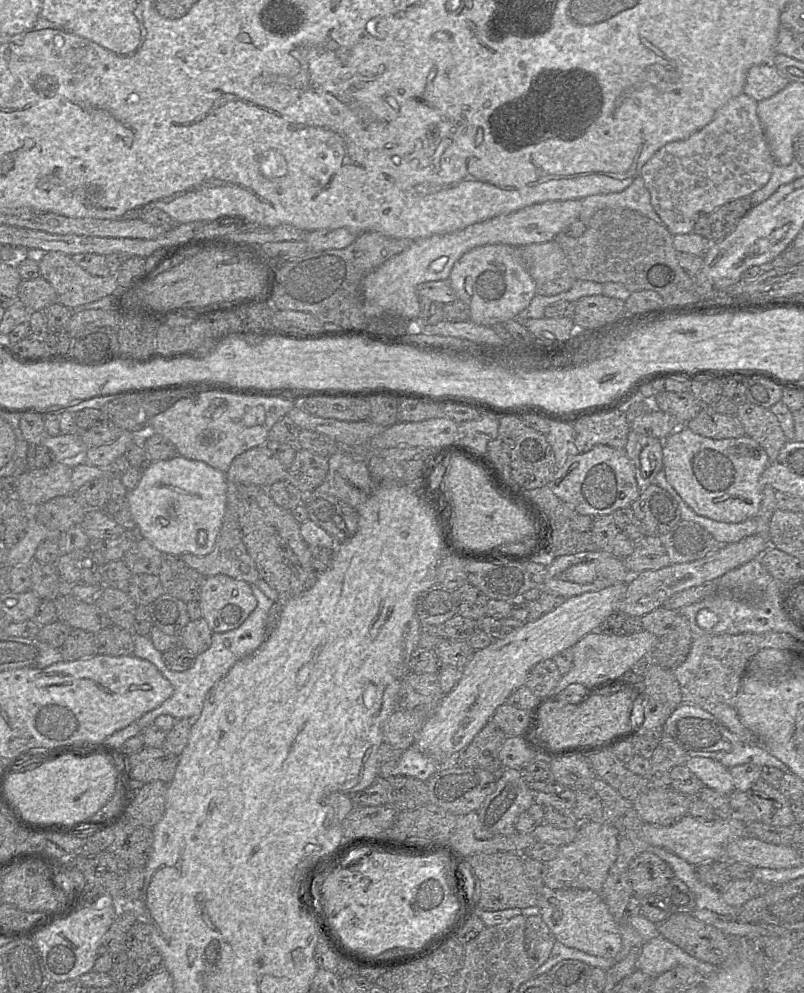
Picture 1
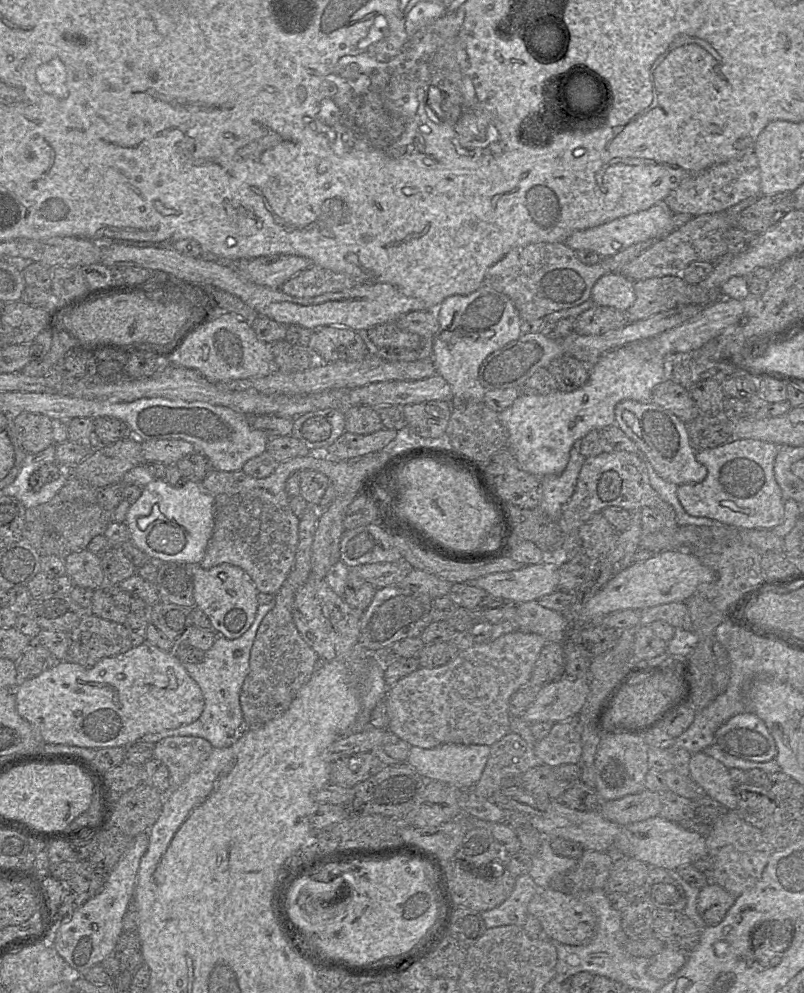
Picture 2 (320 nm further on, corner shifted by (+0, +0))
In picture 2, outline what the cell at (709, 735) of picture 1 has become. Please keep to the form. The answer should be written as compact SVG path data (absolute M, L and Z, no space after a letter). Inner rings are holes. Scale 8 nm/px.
M752 711L739 713L718 728L714 737L726 753L753 762L775 759L777 747L765 722Z

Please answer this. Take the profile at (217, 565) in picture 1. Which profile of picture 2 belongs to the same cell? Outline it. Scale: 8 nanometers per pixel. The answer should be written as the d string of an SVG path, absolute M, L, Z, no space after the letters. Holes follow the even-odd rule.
M319 454L280 462L272 474L261 479L243 471L211 470L201 484L214 498L214 530L199 566L203 569L224 563L238 566L249 575L259 592L276 594L294 565L298 544L299 517L289 505L286 481L295 472L315 470L315 458Z

